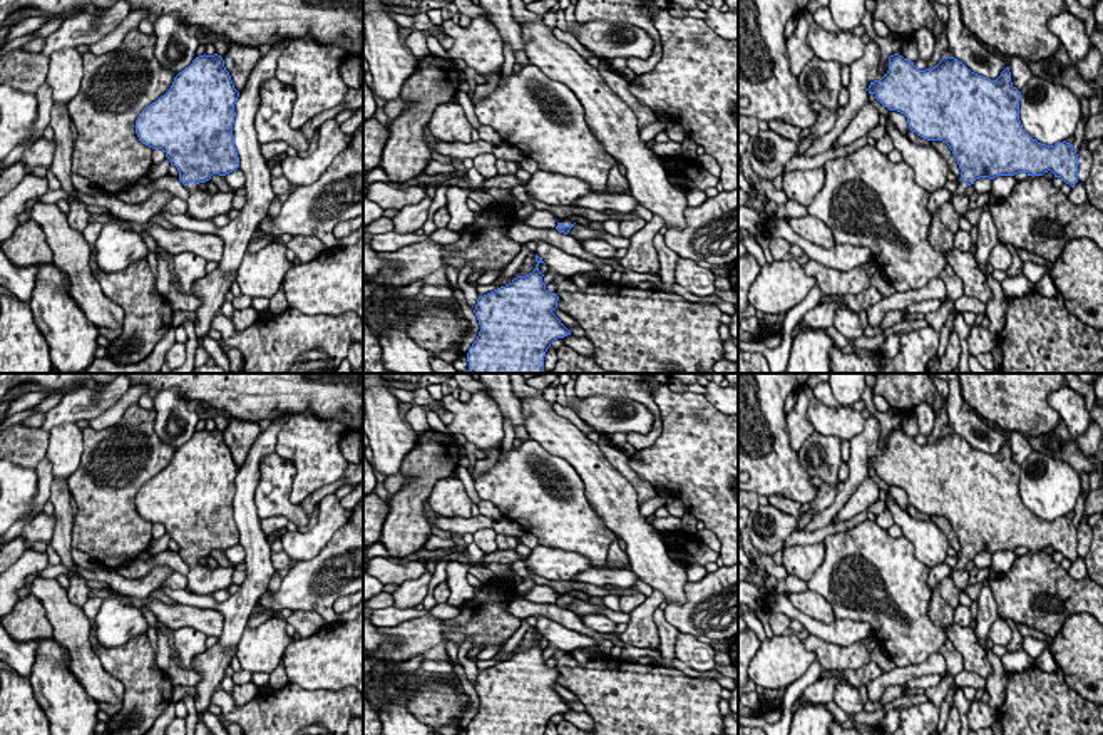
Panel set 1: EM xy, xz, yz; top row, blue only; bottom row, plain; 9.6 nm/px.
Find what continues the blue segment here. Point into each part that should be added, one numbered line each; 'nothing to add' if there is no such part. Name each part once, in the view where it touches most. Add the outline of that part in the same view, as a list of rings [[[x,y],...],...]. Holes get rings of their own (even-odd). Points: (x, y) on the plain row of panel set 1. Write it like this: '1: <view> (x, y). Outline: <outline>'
1: xy (203, 580). Outline: [[[189,558],[186,563],[189,564],[189,574],[186,578],[191,593],[213,596],[216,591],[233,584],[234,568],[218,566],[211,569],[208,564],[201,564],[196,558]]]

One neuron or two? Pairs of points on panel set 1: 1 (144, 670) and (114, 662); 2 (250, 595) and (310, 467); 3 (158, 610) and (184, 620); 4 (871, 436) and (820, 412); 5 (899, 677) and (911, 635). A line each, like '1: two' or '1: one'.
1: one
2: two
3: one
4: two
5: two

